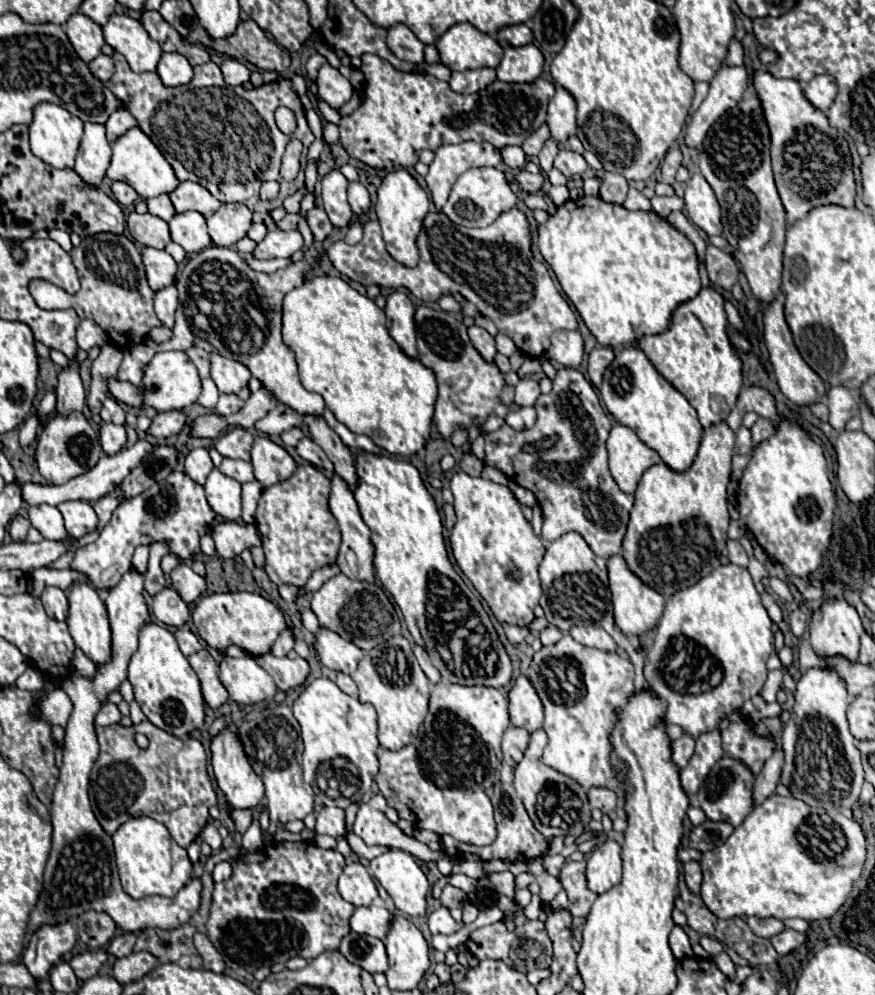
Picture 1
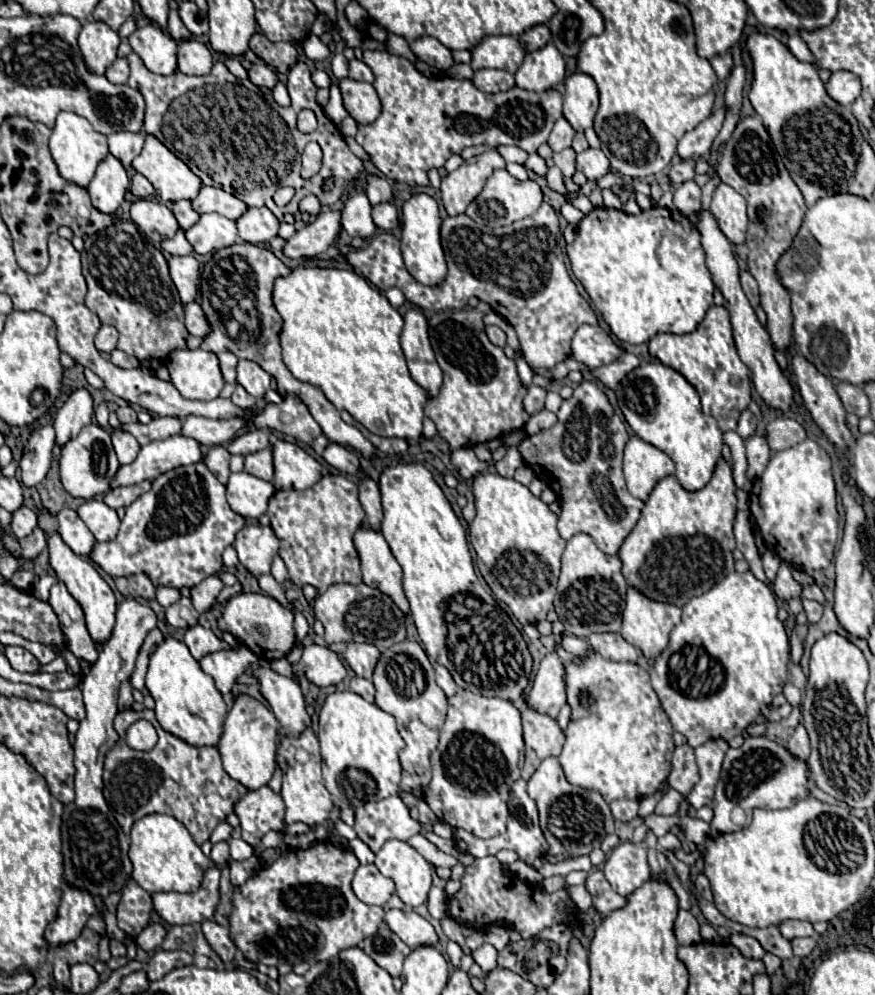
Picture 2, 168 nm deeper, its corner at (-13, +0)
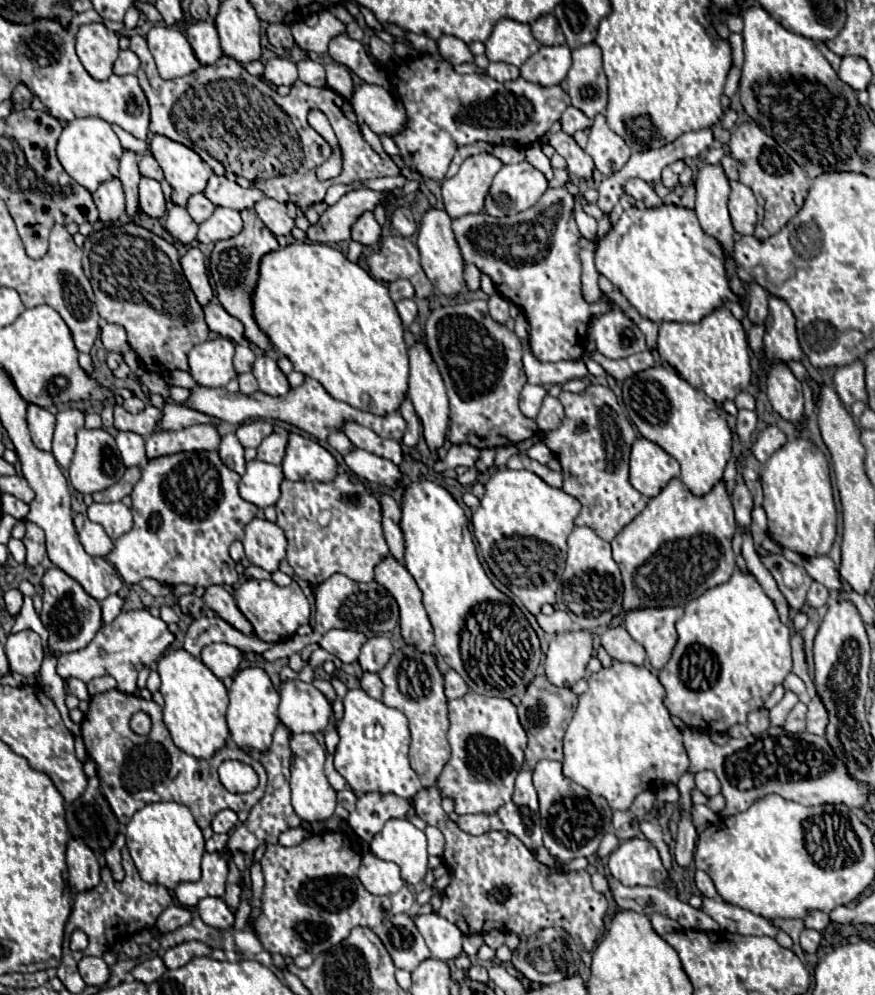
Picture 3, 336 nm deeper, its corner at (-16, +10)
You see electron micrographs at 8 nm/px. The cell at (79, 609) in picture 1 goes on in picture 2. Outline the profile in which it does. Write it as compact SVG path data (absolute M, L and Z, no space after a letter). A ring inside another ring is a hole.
M41 509L39 513L39 529L47 535L47 547L49 547L49 565L53 567L53 571L57 573L59 581L65 583L65 587L69 589L69 593L77 599L77 603L83 607L85 611L85 621L87 621L87 629L93 637L93 641L97 643L105 643L111 635L111 629L115 625L115 611L117 611L117 603L115 603L115 595L113 589L107 585L107 581L101 577L101 573L97 571L97 567L91 561L83 561L83 557L75 555L65 541L59 535L57 529L57 519L49 509Z

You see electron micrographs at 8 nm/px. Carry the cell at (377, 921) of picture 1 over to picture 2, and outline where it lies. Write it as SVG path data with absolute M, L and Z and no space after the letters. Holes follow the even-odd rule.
M391 909L385 913L385 923L393 933L401 937L403 943L407 943L411 949L425 947L425 945L439 945L439 937L433 929L433 925L417 915L413 909Z

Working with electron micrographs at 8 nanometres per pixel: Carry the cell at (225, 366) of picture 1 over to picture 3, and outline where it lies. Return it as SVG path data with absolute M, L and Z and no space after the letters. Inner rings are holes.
M258 355L252 367L252 375L258 381L258 387L266 395L286 395L290 391L290 385L284 377L284 373L278 369L276 361L268 355Z

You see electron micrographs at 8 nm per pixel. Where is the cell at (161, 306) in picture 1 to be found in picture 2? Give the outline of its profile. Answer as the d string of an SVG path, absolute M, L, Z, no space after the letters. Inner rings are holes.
M199 303L185 305L185 327L195 337L207 337L209 335L209 321L205 321L205 313Z

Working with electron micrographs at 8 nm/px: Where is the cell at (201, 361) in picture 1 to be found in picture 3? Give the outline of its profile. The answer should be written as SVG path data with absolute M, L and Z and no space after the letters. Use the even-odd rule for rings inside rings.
M236 345L236 355L234 355L234 369L236 373L246 373L252 369L254 363L254 351L246 345Z

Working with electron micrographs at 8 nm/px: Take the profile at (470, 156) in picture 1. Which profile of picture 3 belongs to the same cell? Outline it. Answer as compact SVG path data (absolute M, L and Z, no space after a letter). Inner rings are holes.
M480 153L464 159L458 173L442 183L442 201L446 213L456 219L466 213L484 211L484 197L502 165L504 163L492 153Z

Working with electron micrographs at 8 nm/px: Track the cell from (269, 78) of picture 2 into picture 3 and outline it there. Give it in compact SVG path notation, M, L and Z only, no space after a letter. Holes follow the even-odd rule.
M272 57L266 61L264 79L274 83L274 85L292 85L298 79L298 71L296 71L296 65L292 61Z

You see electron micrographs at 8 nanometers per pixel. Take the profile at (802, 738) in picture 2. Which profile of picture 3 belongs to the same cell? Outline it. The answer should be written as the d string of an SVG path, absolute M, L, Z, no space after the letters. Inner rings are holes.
M814 699L808 705L808 715L806 715L806 731L812 735L824 735L824 727L828 723L828 713L824 711L824 705L820 699Z

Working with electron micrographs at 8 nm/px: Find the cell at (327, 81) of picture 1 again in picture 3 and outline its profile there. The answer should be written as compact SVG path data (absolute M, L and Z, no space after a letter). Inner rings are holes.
M362 83L350 99L358 123L366 123L374 133L394 135L404 125L404 107L380 85Z

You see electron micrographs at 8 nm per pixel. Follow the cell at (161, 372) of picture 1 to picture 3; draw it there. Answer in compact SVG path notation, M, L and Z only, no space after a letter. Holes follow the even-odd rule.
M226 337L198 343L188 353L192 379L202 387L226 387L236 371L232 367L234 343Z

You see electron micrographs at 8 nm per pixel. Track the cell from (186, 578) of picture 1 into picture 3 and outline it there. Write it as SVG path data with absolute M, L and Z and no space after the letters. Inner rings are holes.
M210 585L204 595L202 595L202 601L212 609L216 611L224 621L228 621L232 627L236 627L238 631L246 633L246 635L252 635L252 625L244 619L244 615L240 613L240 609L236 607L234 603L234 597L222 587L222 585Z

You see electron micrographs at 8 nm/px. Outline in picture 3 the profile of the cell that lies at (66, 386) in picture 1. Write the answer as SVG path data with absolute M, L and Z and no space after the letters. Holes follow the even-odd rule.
M76 407L60 411L56 415L56 431L52 443L52 455L62 467L68 467L76 447L76 431L84 427L84 413Z

